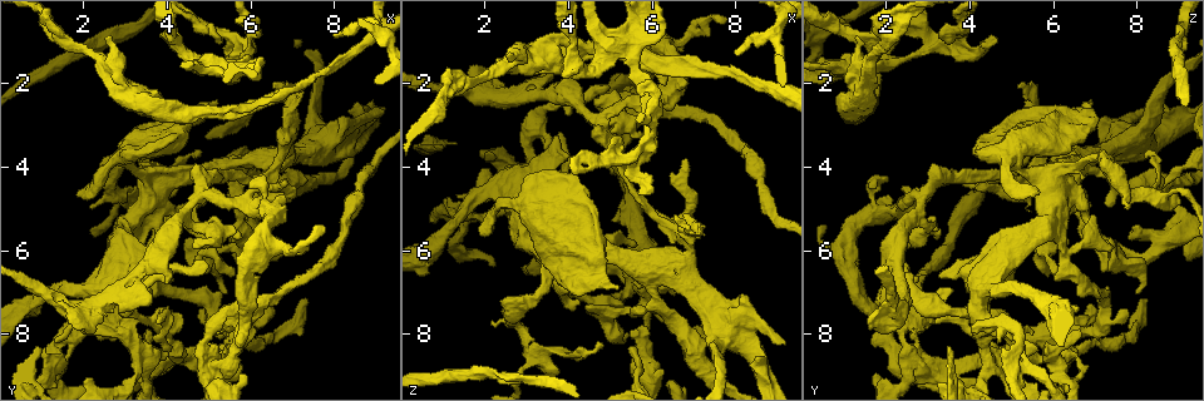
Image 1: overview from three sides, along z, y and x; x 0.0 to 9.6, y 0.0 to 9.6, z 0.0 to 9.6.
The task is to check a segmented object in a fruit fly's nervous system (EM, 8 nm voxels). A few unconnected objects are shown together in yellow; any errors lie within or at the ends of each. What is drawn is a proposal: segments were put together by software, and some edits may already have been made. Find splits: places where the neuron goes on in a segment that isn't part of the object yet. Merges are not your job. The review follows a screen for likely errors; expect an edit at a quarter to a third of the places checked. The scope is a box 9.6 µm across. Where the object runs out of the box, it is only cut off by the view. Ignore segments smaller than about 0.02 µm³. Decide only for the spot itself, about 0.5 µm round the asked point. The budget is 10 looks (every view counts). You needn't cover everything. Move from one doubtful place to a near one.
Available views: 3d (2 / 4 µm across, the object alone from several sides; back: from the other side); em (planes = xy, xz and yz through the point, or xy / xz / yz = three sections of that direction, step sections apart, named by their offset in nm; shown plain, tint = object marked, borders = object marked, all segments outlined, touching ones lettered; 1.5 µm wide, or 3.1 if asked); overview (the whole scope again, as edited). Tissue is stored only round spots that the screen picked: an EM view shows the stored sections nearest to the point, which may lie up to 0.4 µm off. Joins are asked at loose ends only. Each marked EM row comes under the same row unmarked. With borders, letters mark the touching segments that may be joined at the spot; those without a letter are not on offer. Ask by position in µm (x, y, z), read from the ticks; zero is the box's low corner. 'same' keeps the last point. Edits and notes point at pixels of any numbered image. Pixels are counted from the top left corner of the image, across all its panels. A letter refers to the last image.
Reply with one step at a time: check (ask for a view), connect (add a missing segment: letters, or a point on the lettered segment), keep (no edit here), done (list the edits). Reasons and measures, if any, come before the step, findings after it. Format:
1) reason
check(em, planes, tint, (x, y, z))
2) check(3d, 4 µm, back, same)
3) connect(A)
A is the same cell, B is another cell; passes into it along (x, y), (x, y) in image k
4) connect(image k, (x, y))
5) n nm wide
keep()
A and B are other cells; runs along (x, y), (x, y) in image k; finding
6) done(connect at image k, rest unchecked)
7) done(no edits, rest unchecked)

free end
check(3d, 4 µm, (8.05, 0.90, 1.30))

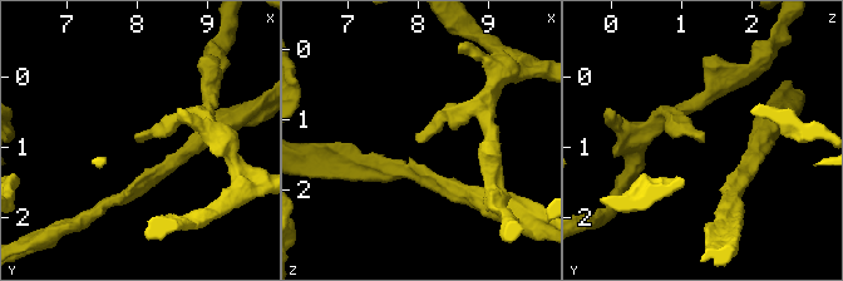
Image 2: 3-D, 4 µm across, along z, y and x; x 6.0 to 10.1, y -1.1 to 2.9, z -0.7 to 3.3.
check(em, xy, step 8, borders, (8.00, 0.90, 1.30))

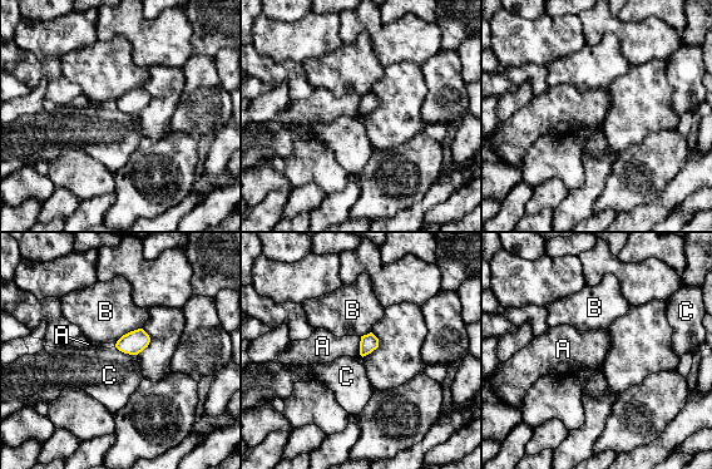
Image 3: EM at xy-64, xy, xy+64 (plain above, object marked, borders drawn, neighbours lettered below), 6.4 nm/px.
keep()
A, B and C are other cells; border along (115, 346), (124, 353), (137, 355) in image 3; none of them fits

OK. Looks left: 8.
branch stops here
check(em, yz, step 8, tint, (6.25, 7.30, 6.95))

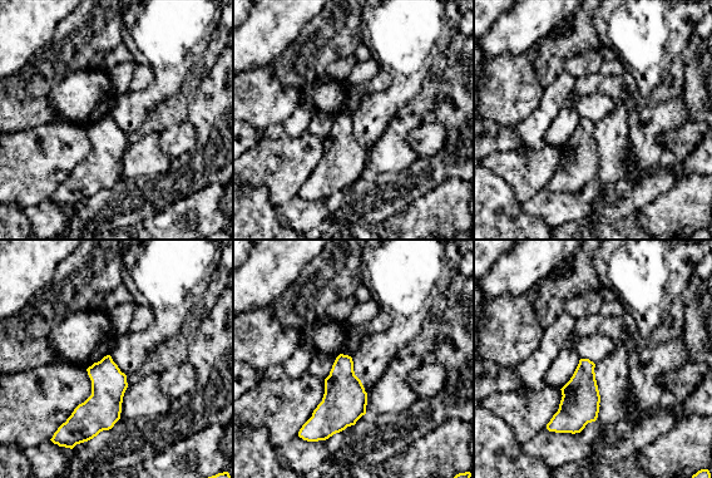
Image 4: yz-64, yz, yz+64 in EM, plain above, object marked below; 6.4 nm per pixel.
cut it another way
check(em, planes, borders, same)

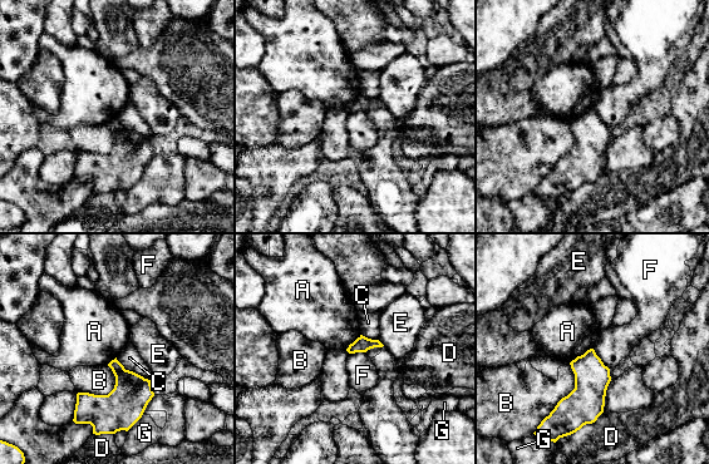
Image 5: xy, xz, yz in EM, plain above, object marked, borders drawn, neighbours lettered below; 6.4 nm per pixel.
keep()
A, B, C, D, E, F and G are other cells; border along (592, 348), (609, 369) in image 5; no lettered segment goes on from it

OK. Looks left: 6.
an open end
check(em, xz, step 8, borders, (2.10, 4.65, 5.70))

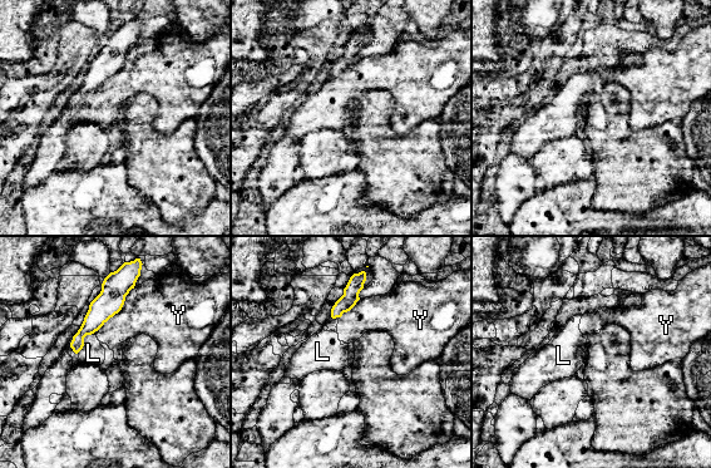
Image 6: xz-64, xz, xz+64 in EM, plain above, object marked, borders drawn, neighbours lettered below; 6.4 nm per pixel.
another direction
check(em, planes, borders, same)

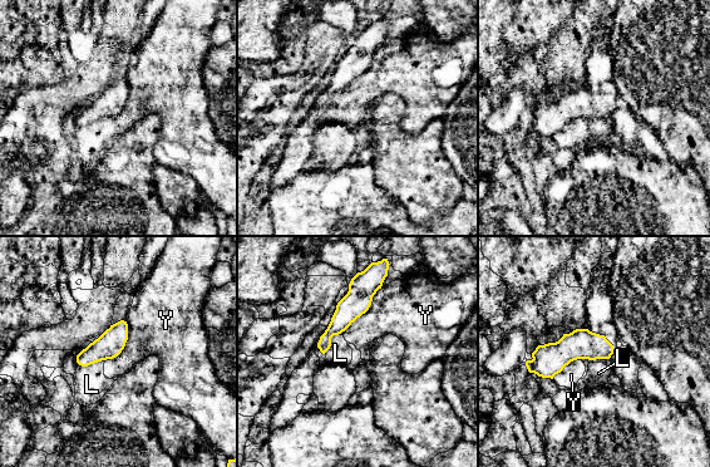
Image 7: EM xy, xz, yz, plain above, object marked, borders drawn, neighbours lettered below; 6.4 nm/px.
Y touches over 280 nm
keep()
L and Y are other cells; border along (126, 320), (126, 345), (111, 359) in image 7; no lettered segment goes on from it

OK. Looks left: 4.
check(3d, 2 µm, (2.60, 0.85, 1.25))

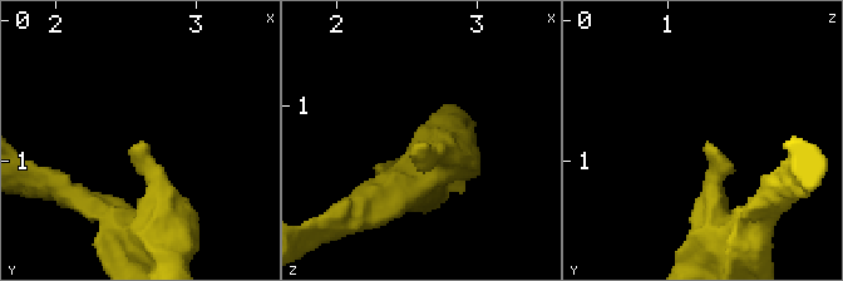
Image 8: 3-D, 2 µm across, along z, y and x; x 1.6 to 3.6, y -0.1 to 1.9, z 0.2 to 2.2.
shape alone is not enough
check(em, planes, borders, (2.56, 0.88, 1.26))

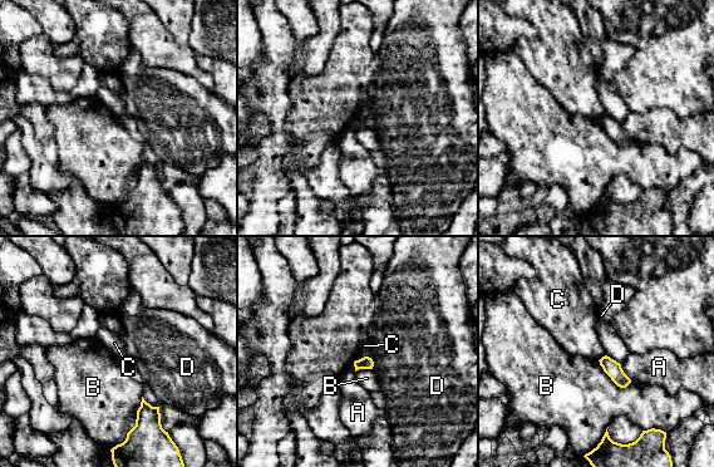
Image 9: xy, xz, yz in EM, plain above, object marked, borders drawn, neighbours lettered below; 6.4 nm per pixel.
B touches over 340 nm
keep()
A, B, C and D are other cells; border along (365, 355), (355, 360) in image 9; no lettered segment goes on from it

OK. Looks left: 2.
done(no edits, rest unchecked)

